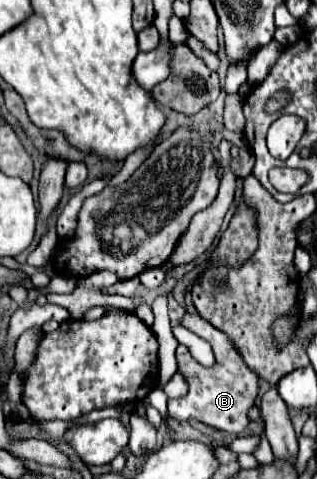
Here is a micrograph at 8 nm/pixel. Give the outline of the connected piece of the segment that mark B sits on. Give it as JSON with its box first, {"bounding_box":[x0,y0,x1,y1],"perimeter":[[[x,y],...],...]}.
{"bounding_box":[169,314,259,434],"perimeter":[[[185,314],[183,326],[189,328],[191,332],[195,332],[197,336],[201,336],[203,340],[207,340],[213,346],[217,362],[211,368],[203,368],[199,362],[195,362],[191,358],[191,354],[185,346],[177,348],[179,372],[183,372],[183,376],[187,378],[189,392],[183,398],[169,400],[169,416],[175,418],[175,420],[195,418],[203,424],[209,424],[209,426],[217,428],[217,430],[231,432],[231,434],[241,434],[251,422],[249,420],[249,410],[255,406],[255,398],[257,398],[257,390],[259,390],[259,376],[245,366],[245,362],[237,354],[233,342],[221,330],[213,328],[207,320],[203,320],[201,316]]]}

